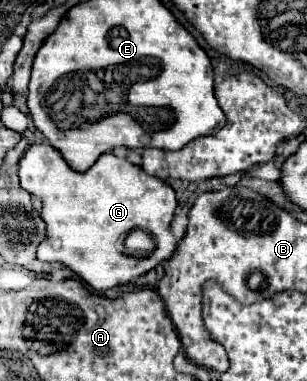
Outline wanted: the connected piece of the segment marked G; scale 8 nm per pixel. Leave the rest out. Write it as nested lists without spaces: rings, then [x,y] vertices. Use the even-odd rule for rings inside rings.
[[[33,144],[27,148],[23,158],[19,160],[17,176],[19,176],[21,188],[41,198],[43,202],[41,218],[47,224],[47,238],[45,242],[39,244],[37,258],[43,262],[65,264],[97,292],[103,292],[115,286],[125,286],[133,278],[147,274],[157,264],[169,260],[177,252],[177,240],[171,232],[171,220],[173,220],[173,212],[177,206],[175,190],[163,180],[147,176],[147,172],[143,172],[141,166],[135,166],[125,158],[117,158],[115,154],[103,154],[87,172],[81,174],[81,172],[71,170],[69,164],[61,158],[61,154],[53,146]],[[135,228],[147,232],[153,238],[155,248],[151,252],[131,252],[129,254],[125,250],[125,238]]]

